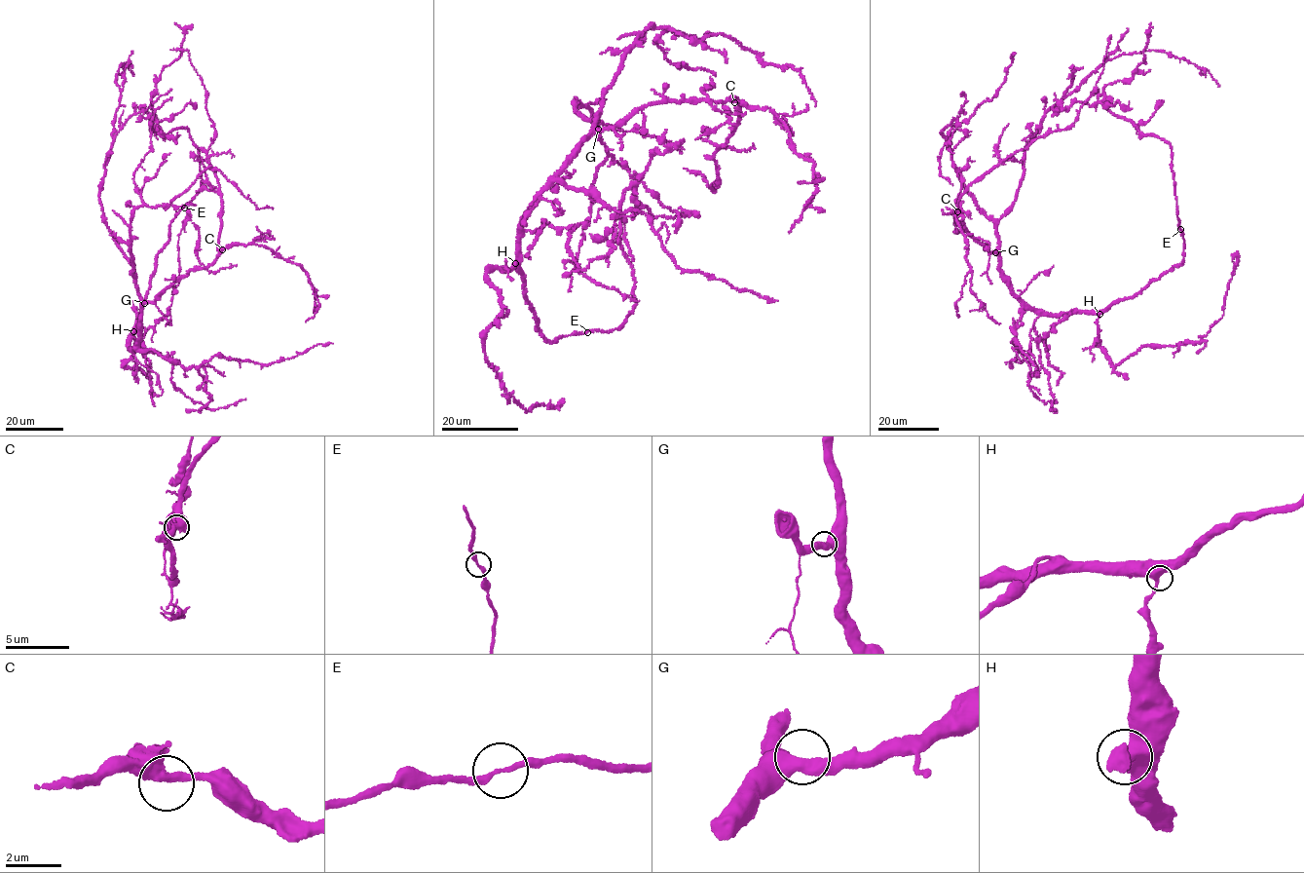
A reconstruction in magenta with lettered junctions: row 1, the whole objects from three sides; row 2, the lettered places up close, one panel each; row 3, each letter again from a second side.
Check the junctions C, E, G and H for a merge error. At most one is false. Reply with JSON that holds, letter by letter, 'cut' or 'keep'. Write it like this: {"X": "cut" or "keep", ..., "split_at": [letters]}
{"C": "keep", "E": "keep", "G": "keep", "H": "keep", "split_at": []}

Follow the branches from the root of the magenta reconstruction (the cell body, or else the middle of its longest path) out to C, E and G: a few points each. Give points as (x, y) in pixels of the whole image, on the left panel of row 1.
C: (130, 340), (127, 345), (130, 351), (140, 335), (142, 305), (152, 303), (191, 270), (208, 266), (222, 249)
E: (130, 340), (146, 300), (157, 254), (168, 241), (170, 221), (183, 208)
G: (130, 340), (127, 345), (130, 351), (140, 335), (144, 303)

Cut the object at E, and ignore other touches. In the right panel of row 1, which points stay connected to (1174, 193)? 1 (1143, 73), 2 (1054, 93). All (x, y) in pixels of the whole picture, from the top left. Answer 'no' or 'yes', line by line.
1: yes
2: yes

